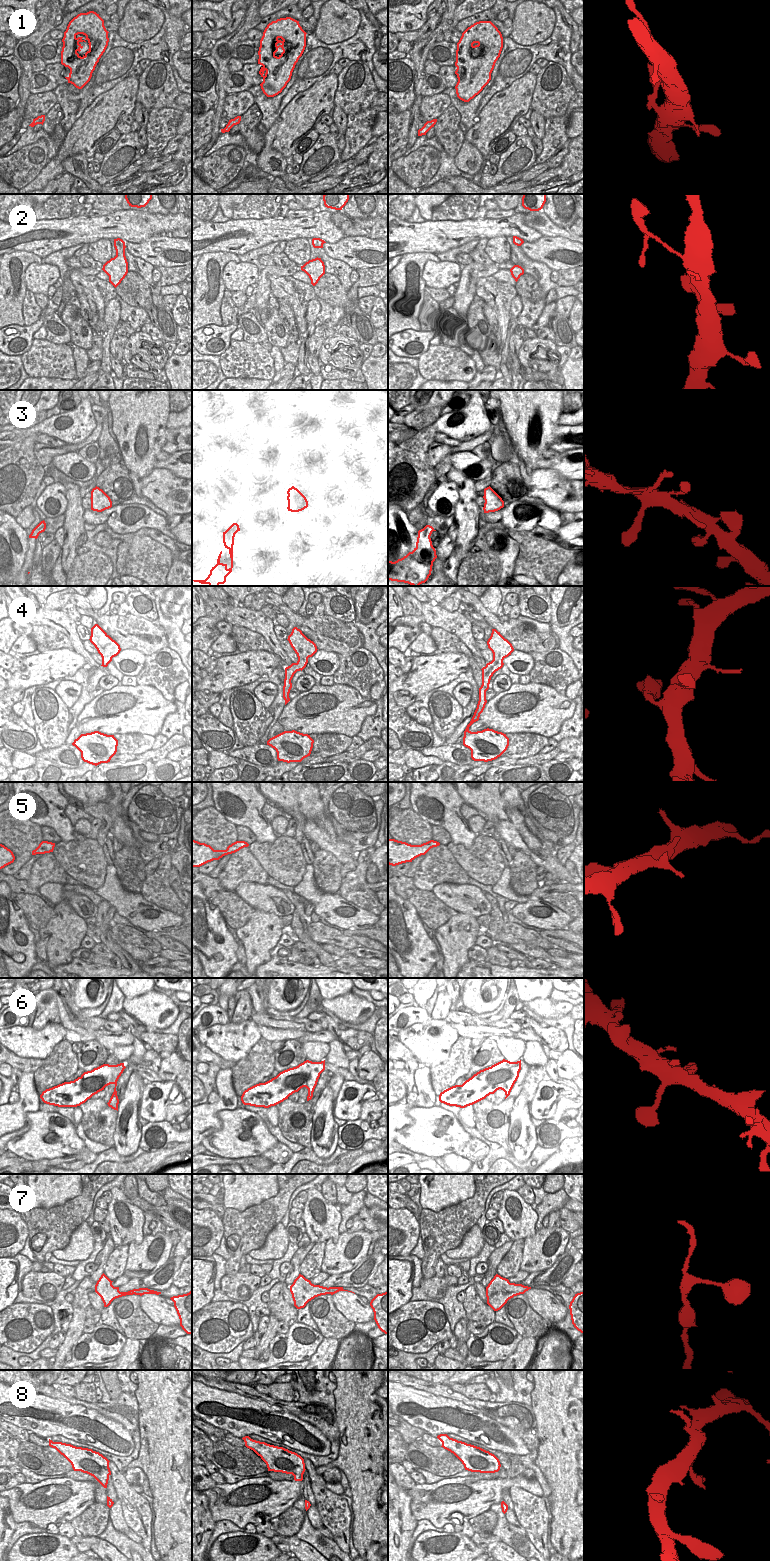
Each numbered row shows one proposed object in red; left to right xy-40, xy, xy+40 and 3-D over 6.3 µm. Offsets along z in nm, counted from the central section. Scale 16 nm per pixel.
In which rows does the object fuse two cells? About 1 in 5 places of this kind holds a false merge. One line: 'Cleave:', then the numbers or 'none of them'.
Cleave: none of them.

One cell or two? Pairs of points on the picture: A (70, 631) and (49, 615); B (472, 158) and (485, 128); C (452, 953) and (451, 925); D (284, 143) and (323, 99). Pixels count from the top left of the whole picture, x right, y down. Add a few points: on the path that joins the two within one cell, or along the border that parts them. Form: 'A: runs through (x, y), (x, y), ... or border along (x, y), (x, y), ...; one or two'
A: runs through (65, 626), (54, 618); one
B: border along (465, 140), (471, 143), (483, 157); two
C: runs through (452, 946), (452, 932); one
D: runs through (288, 131), (311, 108); one

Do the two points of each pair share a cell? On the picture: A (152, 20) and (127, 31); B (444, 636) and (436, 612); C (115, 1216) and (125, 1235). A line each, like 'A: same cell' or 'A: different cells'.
A: same cell
B: different cells
C: same cell

